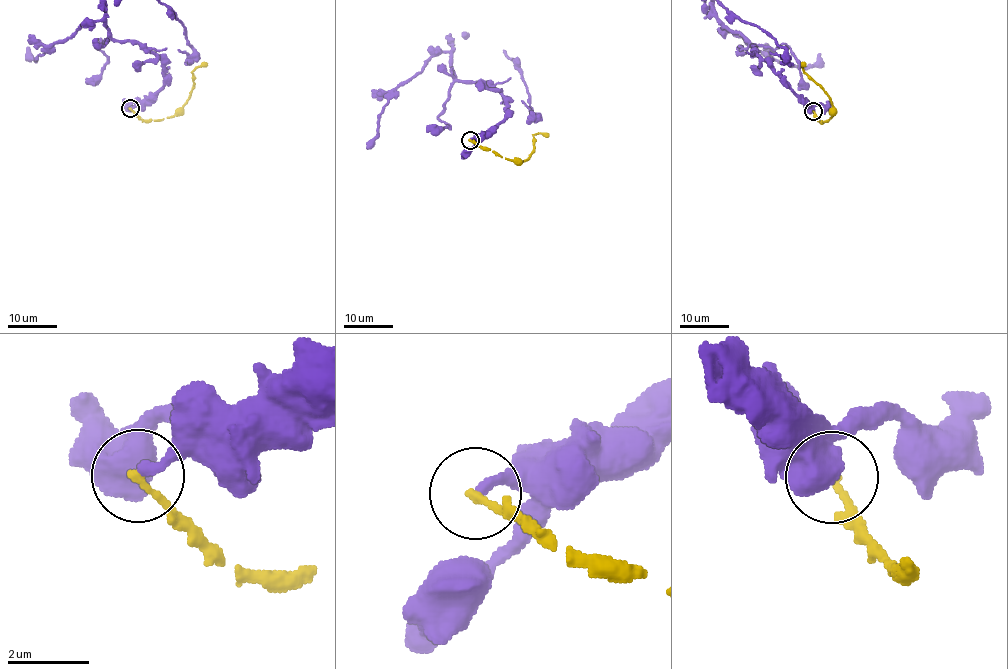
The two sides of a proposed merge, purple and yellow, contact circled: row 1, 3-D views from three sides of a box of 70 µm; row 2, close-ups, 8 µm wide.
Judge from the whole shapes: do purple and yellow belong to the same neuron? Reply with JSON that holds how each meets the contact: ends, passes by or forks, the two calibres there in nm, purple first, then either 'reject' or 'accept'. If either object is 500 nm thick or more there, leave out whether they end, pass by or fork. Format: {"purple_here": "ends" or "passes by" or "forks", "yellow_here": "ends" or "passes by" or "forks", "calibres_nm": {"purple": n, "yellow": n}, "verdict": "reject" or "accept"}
{"purple_here": "ends", "yellow_here": "ends", "calibres_nm": {"purple": 240, "yellow": 180}, "verdict": "reject"}

